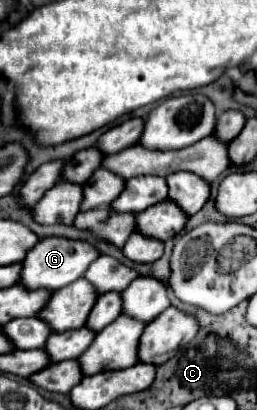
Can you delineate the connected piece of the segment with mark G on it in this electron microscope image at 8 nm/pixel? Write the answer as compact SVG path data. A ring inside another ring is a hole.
M54 236L38 240L36 246L22 260L22 270L20 270L18 284L24 286L26 290L40 290L40 288L46 288L50 292L60 290L60 288L72 284L74 280L82 278L84 272L86 272L86 266L90 266L90 262L94 258L98 258L98 252L88 242L54 238Z

